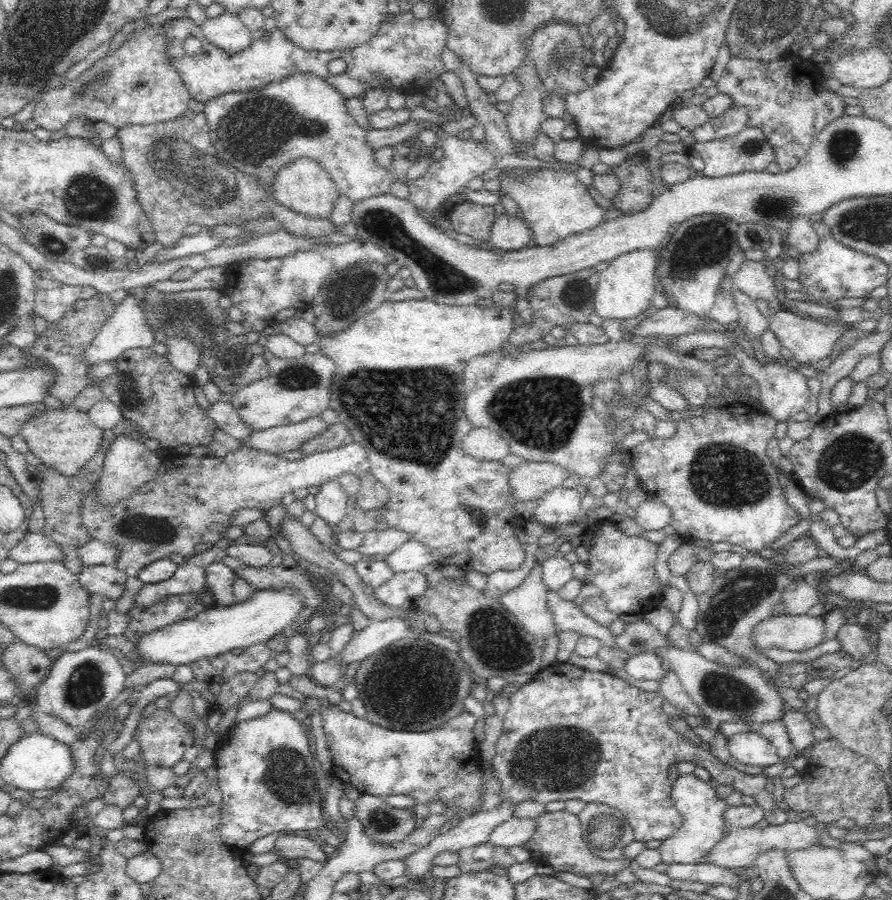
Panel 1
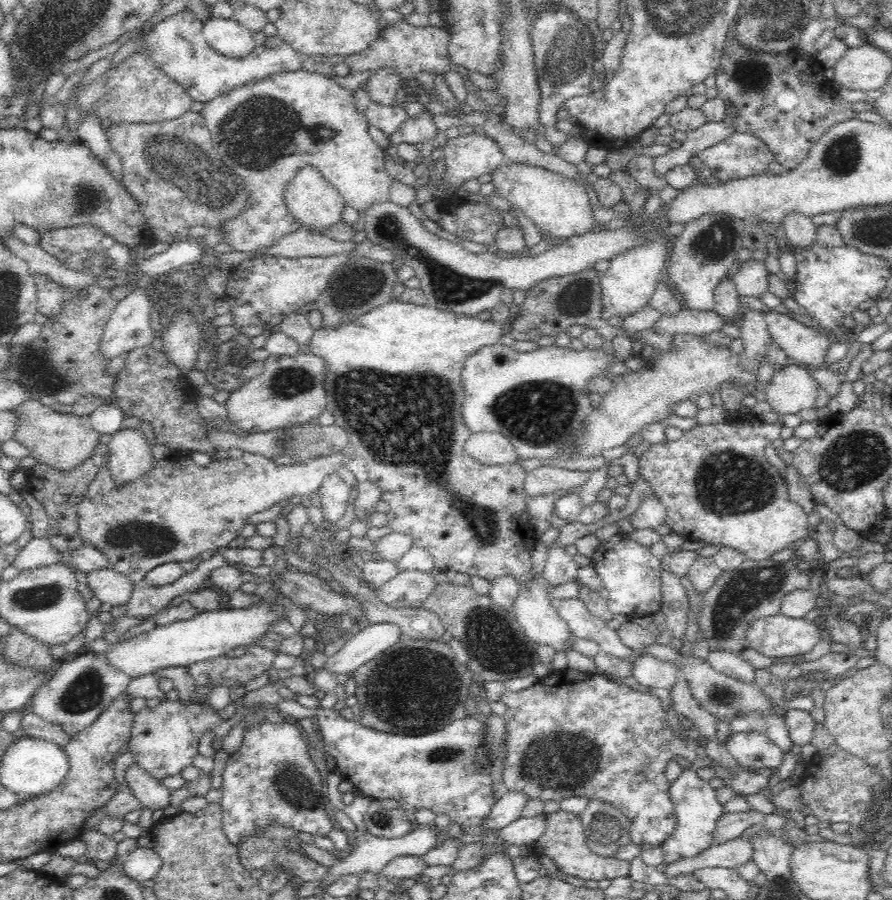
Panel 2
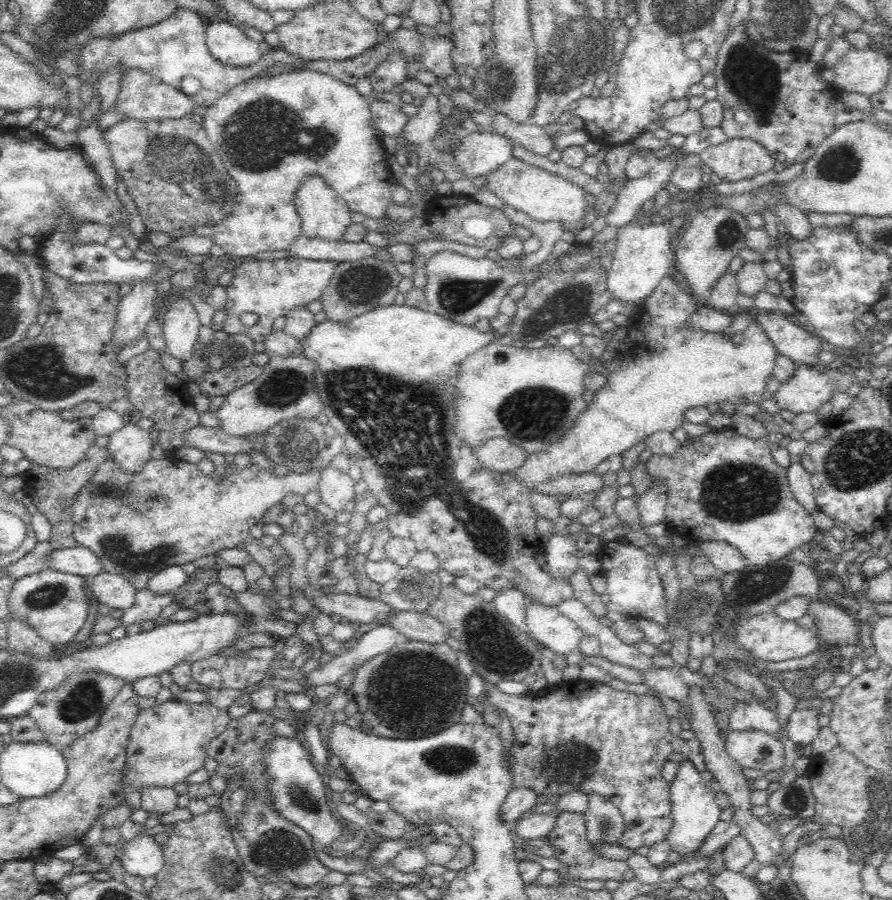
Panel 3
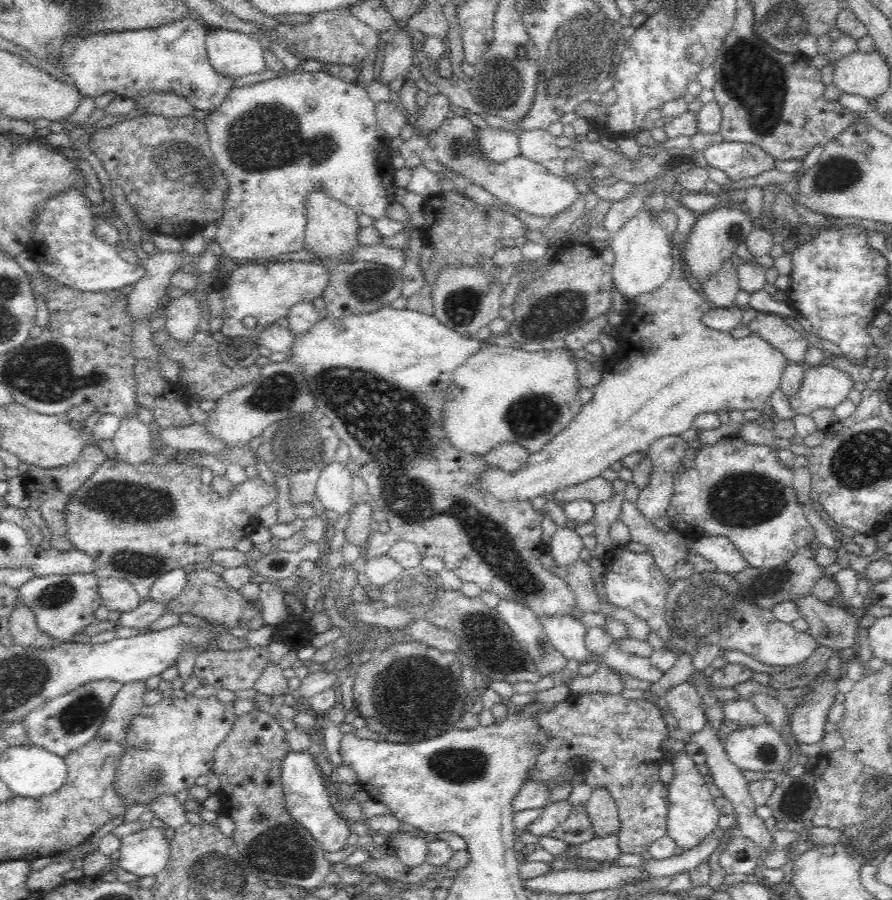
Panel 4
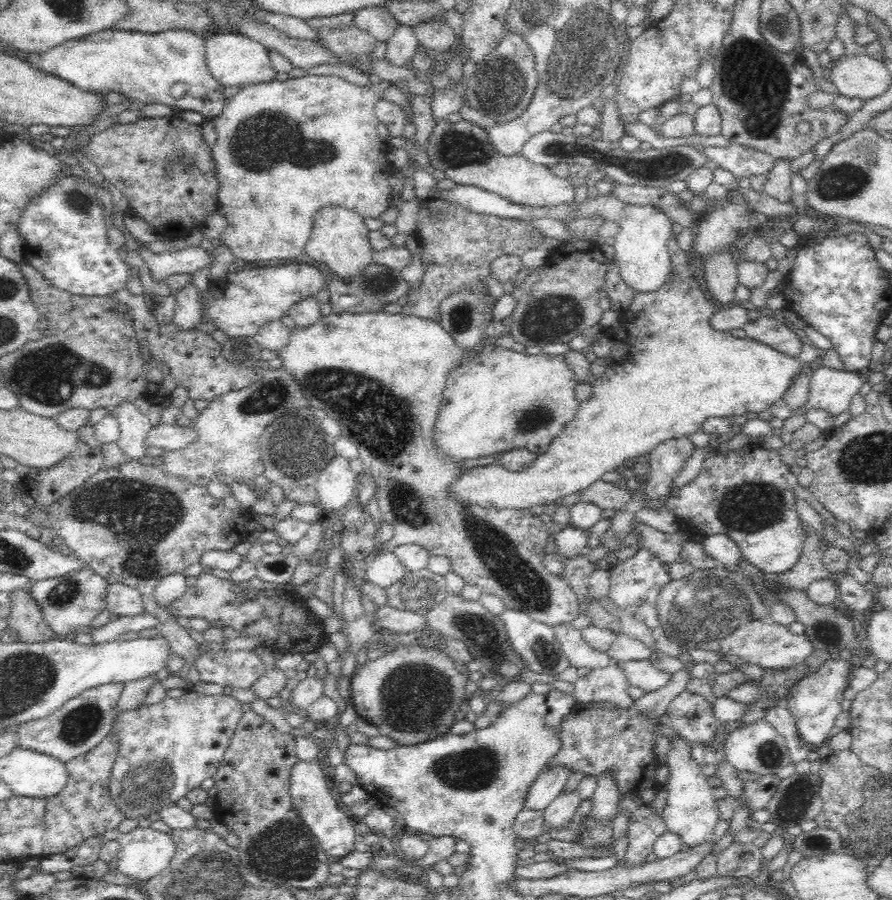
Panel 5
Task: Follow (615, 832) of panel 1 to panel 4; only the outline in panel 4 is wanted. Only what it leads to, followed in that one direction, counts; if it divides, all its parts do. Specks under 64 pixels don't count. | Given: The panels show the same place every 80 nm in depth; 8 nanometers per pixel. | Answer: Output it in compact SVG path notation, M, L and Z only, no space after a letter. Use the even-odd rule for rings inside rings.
M605 786L595 787L586 807L588 807L588 817L596 837L612 834L621 828L618 806Z

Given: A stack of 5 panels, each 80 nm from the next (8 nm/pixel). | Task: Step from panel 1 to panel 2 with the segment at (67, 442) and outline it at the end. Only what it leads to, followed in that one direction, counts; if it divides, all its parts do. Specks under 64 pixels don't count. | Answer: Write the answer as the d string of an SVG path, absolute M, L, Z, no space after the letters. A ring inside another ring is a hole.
M32 399L22 401L10 411L16 415L16 430L12 439L22 444L28 450L28 456L34 457L37 464L61 472L72 471L87 460L92 448L98 444L99 434L92 428L89 416L61 414Z

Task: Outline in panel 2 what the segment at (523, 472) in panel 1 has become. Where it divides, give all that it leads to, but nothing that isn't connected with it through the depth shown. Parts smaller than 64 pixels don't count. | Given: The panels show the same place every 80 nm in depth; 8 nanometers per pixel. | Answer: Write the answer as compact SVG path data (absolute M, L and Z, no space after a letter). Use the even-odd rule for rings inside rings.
M540 466L540 468L527 473L524 488L530 497L556 491L576 493L574 490L582 488L590 480L591 475L588 472L573 472L560 468L550 468L550 466Z

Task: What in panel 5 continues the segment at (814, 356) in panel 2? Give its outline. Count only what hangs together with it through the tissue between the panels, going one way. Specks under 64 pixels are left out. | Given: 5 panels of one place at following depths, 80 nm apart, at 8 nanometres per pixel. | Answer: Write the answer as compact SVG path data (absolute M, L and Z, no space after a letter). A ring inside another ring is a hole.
M764 313L756 321L750 321L742 330L749 340L756 340L769 347L775 348L788 356L798 357L805 342L804 337L797 331L791 331L778 315Z

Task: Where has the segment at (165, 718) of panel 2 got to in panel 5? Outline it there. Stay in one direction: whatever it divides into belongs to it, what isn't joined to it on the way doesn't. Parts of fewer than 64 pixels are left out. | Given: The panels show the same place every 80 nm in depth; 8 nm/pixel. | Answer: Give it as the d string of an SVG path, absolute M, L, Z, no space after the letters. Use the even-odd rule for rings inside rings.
M189 689L181 698L165 697L158 704L145 703L118 715L113 724L117 750L107 787L121 815L125 819L138 820L153 815L160 817L164 808L176 806L188 792L201 788L204 780L214 778L244 714L243 704L234 696L223 693L219 696L205 696Z

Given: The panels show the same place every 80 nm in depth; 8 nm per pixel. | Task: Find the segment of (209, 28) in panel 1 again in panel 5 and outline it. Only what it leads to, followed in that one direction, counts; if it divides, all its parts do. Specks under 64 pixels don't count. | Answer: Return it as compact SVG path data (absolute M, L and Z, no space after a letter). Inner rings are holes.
M220 31L218 34L206 36L204 46L206 68L223 89L239 88L240 90L276 80L277 72L270 64L268 49L254 39L239 35L237 32Z

